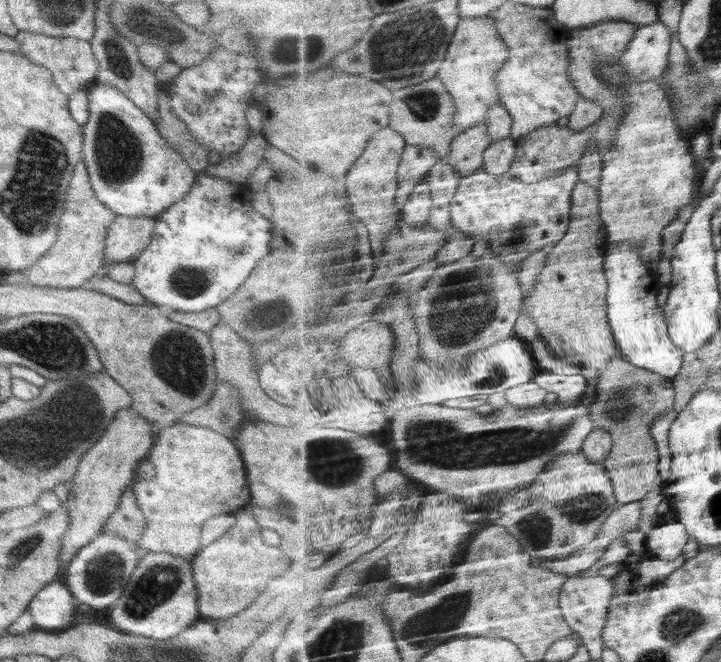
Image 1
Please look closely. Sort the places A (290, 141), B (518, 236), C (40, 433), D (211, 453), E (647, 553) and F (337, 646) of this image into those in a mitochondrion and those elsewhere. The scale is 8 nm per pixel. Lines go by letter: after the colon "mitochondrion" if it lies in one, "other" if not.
A: other
B: mitochondrion
C: mitochondrion
D: other
E: other
F: mitochondrion

